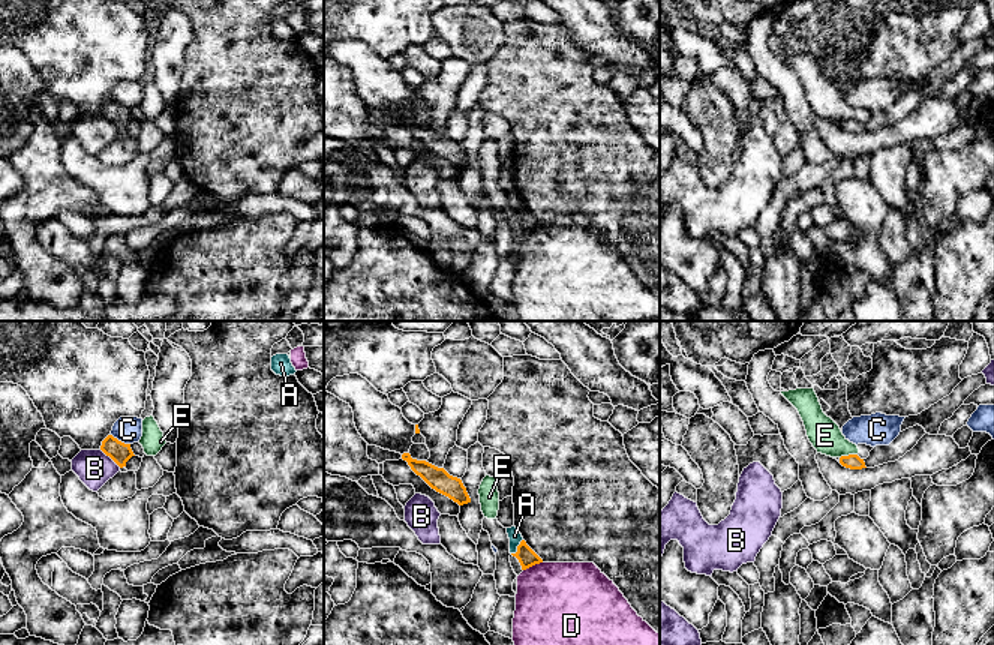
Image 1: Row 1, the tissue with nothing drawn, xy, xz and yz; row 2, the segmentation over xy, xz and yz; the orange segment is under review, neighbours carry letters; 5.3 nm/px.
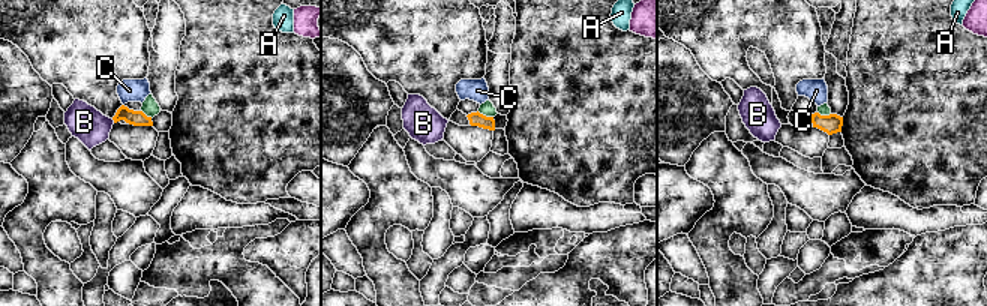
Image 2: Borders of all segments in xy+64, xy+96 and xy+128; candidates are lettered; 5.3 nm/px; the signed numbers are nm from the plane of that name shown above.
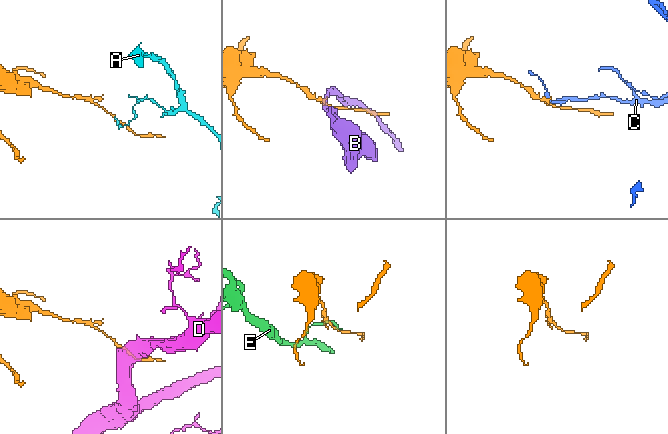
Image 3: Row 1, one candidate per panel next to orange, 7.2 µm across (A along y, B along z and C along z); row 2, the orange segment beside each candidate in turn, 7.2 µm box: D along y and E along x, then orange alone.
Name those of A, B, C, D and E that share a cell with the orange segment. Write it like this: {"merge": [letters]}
{"merge": []}

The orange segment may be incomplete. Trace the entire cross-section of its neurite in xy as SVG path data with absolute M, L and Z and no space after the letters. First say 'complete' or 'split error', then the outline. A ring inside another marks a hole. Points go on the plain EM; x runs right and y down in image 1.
complete | M108 99L100 110L100 114L109 120L120 132L126 130L126 126L135 120L130 108L124 108L114 102L112 99Z

